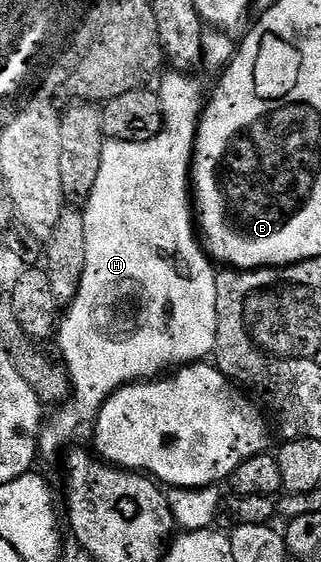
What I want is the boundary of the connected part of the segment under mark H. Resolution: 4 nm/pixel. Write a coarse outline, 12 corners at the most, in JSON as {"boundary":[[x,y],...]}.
{"boundary":[[205,97],[103,147],[57,323],[62,452],[120,387],[214,352],[217,271],[189,194]]}

